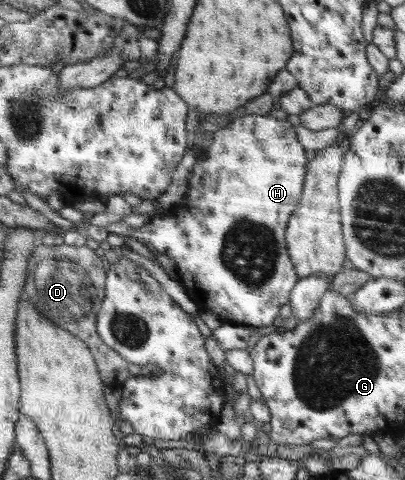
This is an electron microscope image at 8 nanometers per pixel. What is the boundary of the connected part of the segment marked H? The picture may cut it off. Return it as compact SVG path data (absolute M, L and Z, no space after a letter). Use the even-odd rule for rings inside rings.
M246 114L219 132L206 153L204 159L197 159L190 172L186 201L180 203L190 219L178 223L174 210L151 218L142 227L130 227L119 221L106 228L110 233L128 235L143 244L153 245L156 251L168 255L176 263L180 285L200 310L212 311L223 323L255 328L270 325L280 307L291 301L294 283L298 281L284 245L284 229L302 193L308 165L306 151L298 143L290 119L281 121L268 114Z

